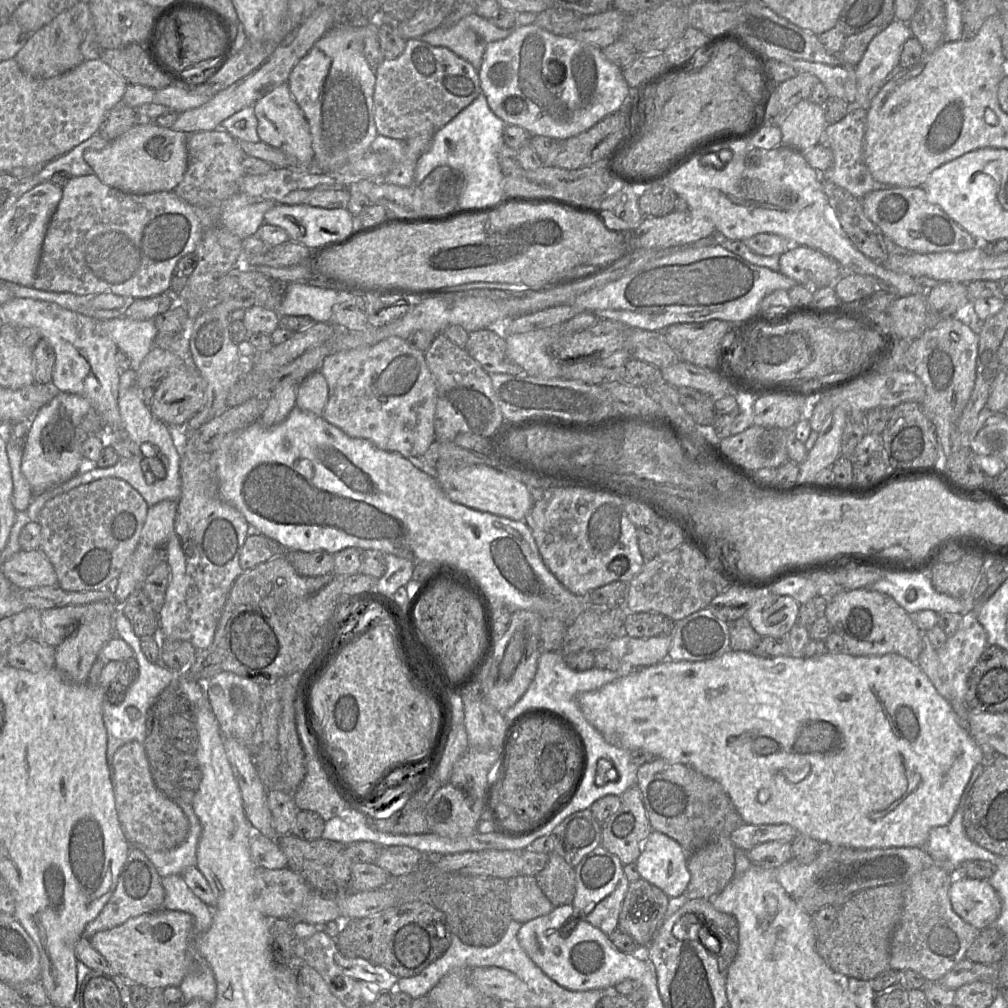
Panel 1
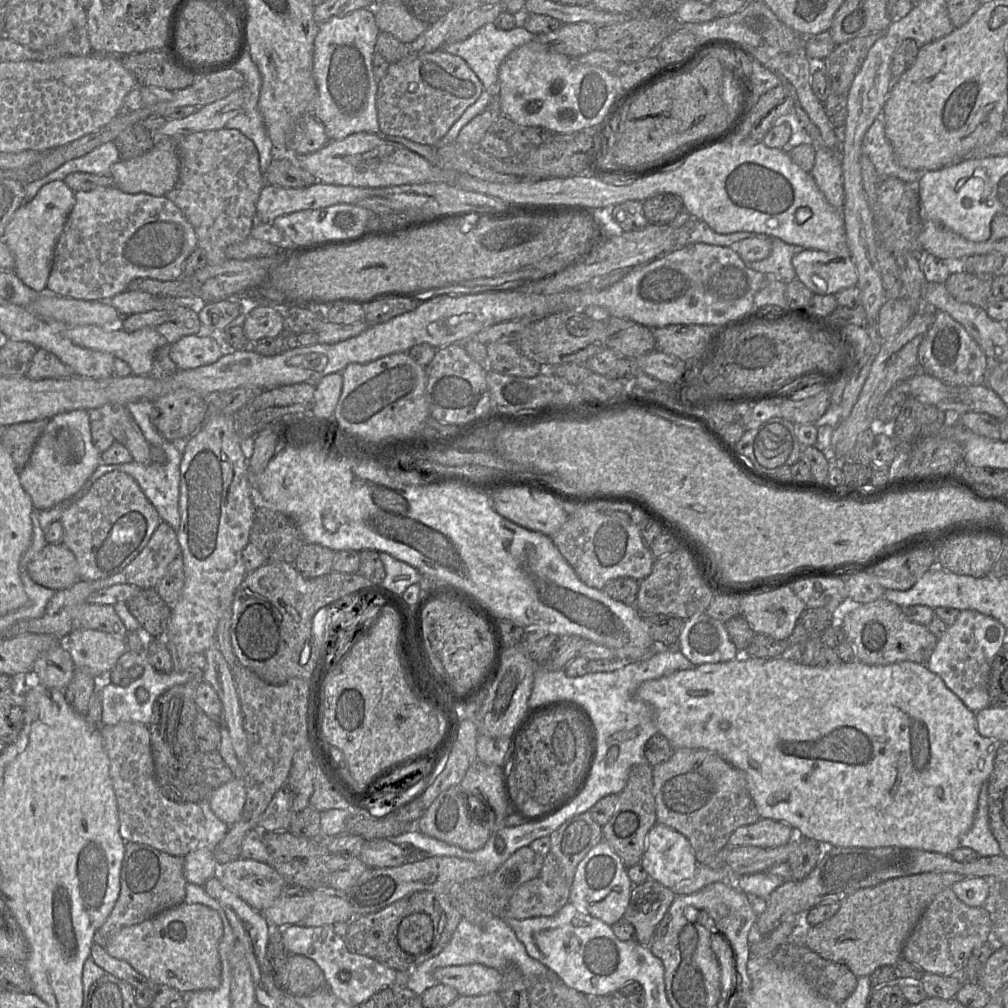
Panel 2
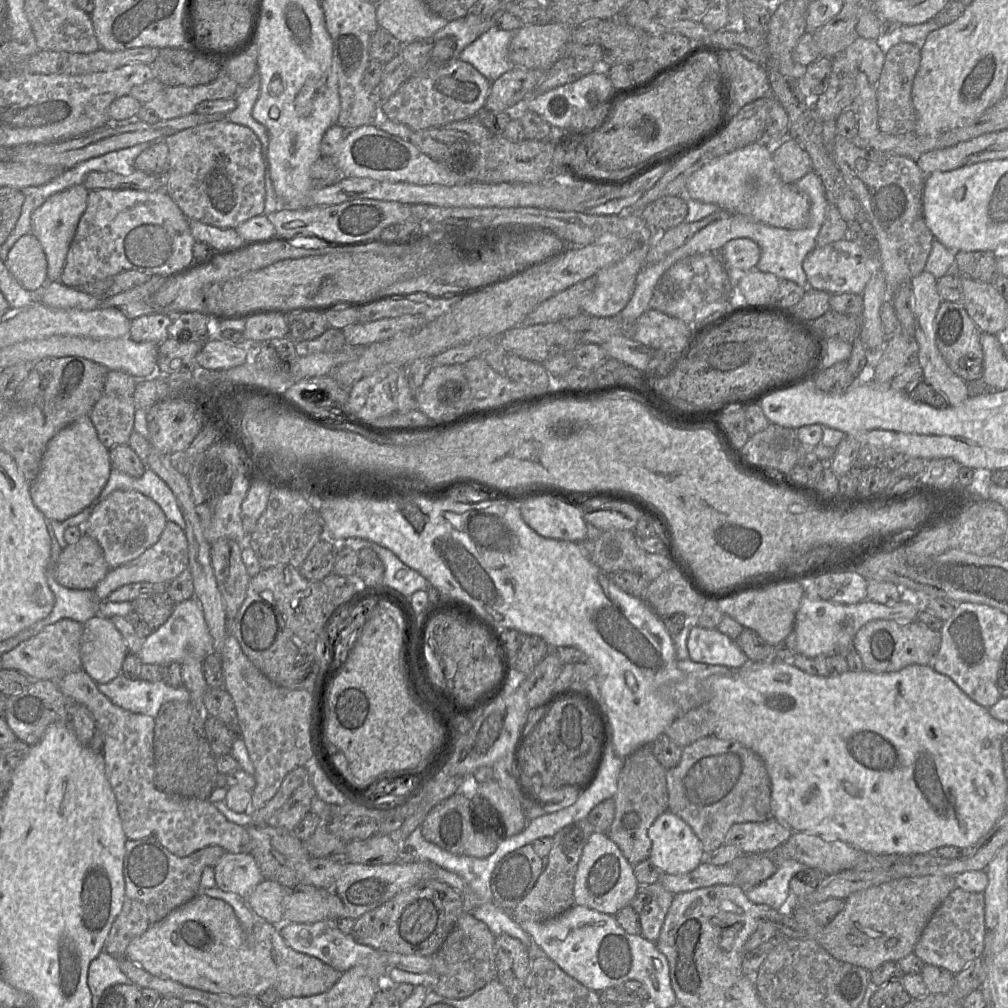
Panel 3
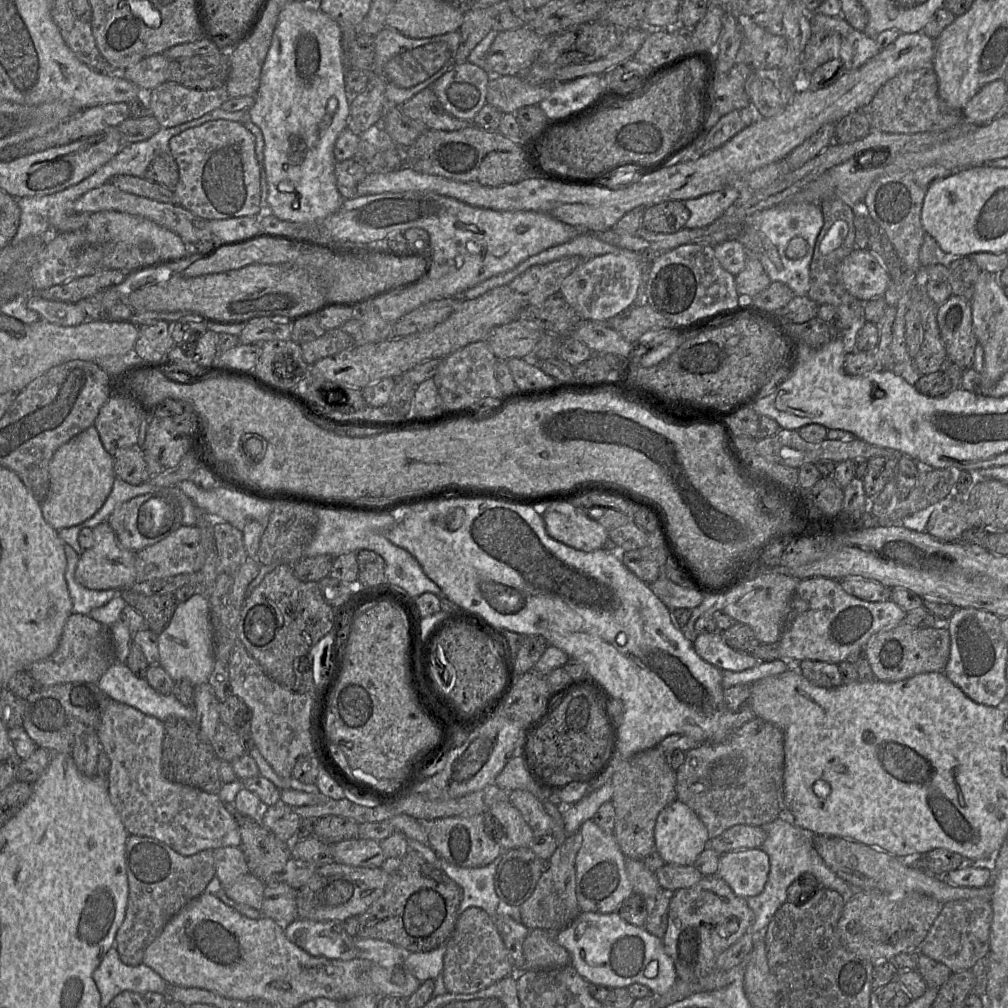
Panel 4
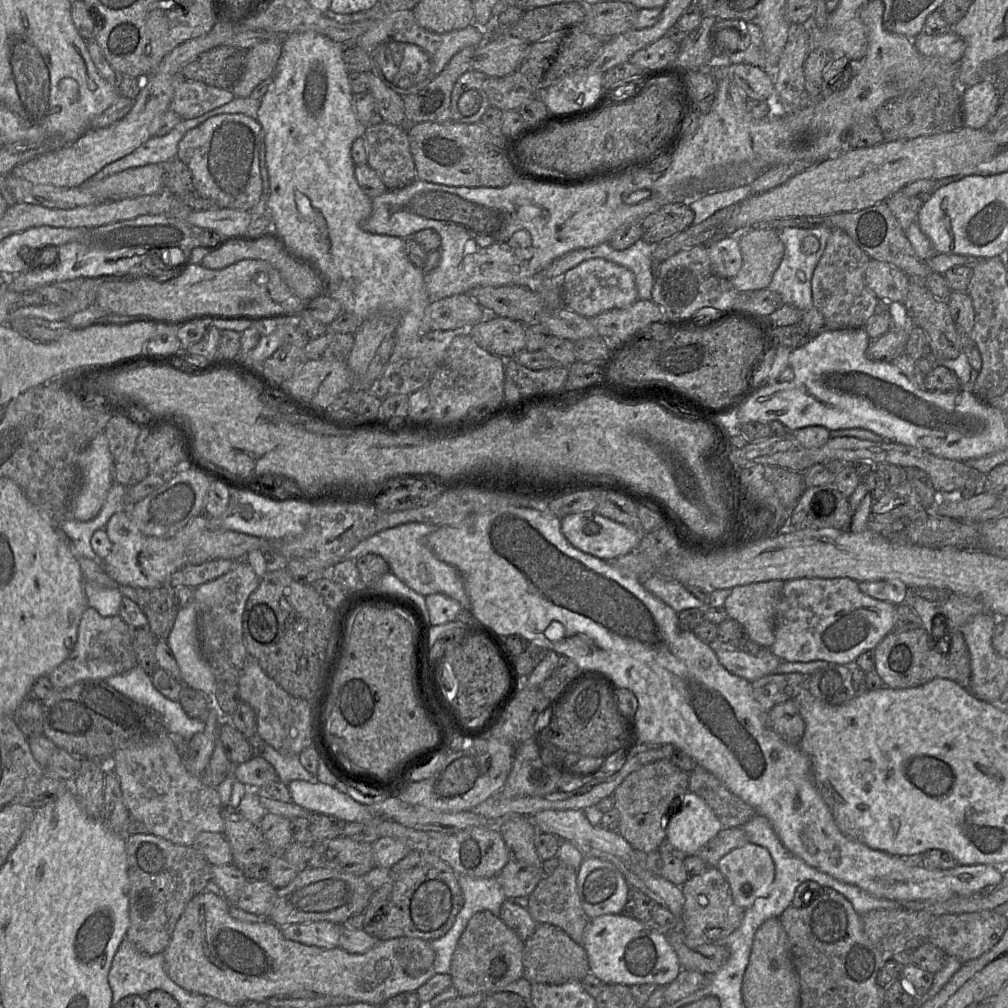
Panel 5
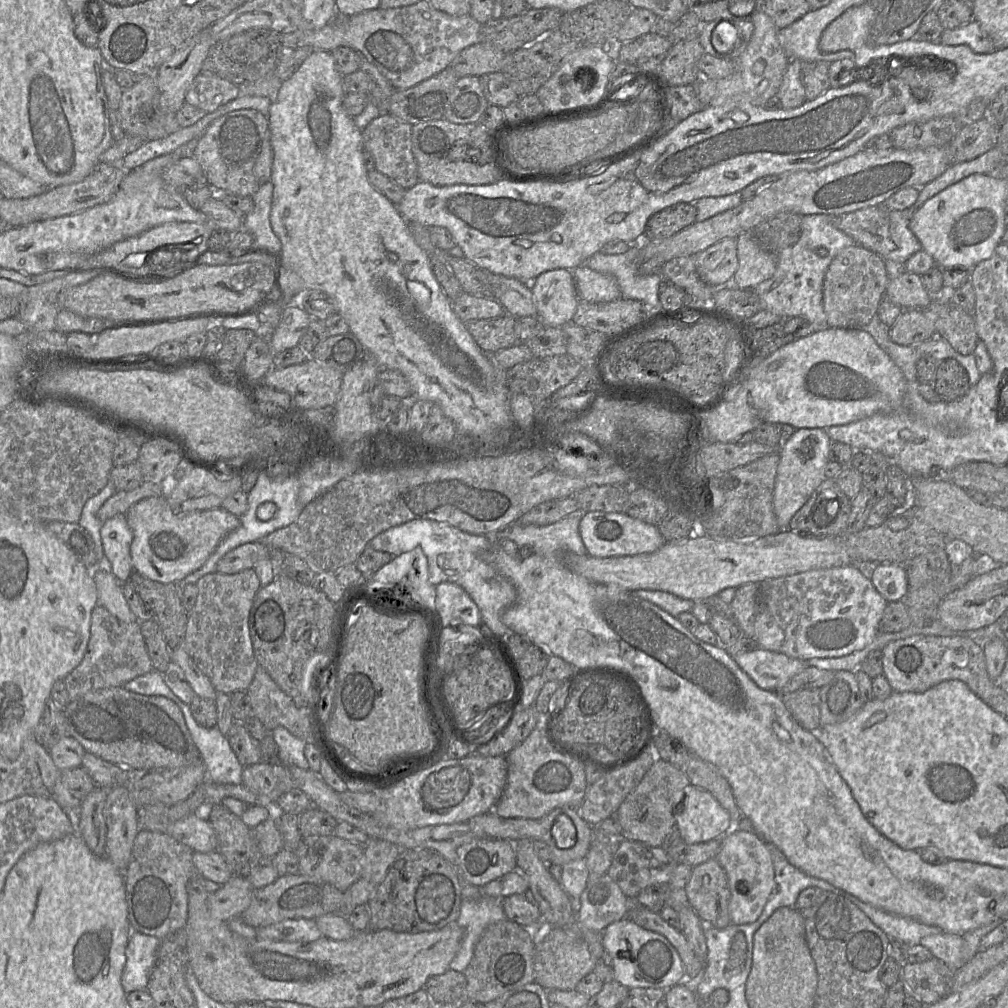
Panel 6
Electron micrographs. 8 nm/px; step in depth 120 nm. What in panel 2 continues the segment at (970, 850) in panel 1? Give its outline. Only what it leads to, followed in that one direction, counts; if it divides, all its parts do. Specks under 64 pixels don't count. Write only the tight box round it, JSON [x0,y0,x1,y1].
[960,783,1001,856]

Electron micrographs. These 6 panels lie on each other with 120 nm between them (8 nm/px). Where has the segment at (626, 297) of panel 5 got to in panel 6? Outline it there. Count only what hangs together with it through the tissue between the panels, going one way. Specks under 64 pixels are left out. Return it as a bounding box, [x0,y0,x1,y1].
[572,266,622,303]

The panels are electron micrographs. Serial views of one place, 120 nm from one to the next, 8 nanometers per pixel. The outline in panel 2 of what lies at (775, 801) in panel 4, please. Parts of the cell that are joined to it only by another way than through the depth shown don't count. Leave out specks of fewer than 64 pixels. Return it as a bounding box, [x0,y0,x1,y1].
[652,749,760,864]

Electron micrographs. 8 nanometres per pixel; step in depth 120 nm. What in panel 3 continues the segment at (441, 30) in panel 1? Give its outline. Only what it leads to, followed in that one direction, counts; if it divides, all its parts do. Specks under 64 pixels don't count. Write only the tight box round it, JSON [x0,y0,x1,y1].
[459,25,515,85]

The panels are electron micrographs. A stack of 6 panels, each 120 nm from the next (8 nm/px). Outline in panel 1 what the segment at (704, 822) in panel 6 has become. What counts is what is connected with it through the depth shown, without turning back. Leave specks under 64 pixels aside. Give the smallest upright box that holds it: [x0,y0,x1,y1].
[635,830,690,898]

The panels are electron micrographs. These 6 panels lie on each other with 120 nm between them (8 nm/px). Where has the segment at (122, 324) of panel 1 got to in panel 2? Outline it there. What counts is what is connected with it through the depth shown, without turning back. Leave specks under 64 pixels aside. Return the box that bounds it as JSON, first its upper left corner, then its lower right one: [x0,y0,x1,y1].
[63,325,168,375]

